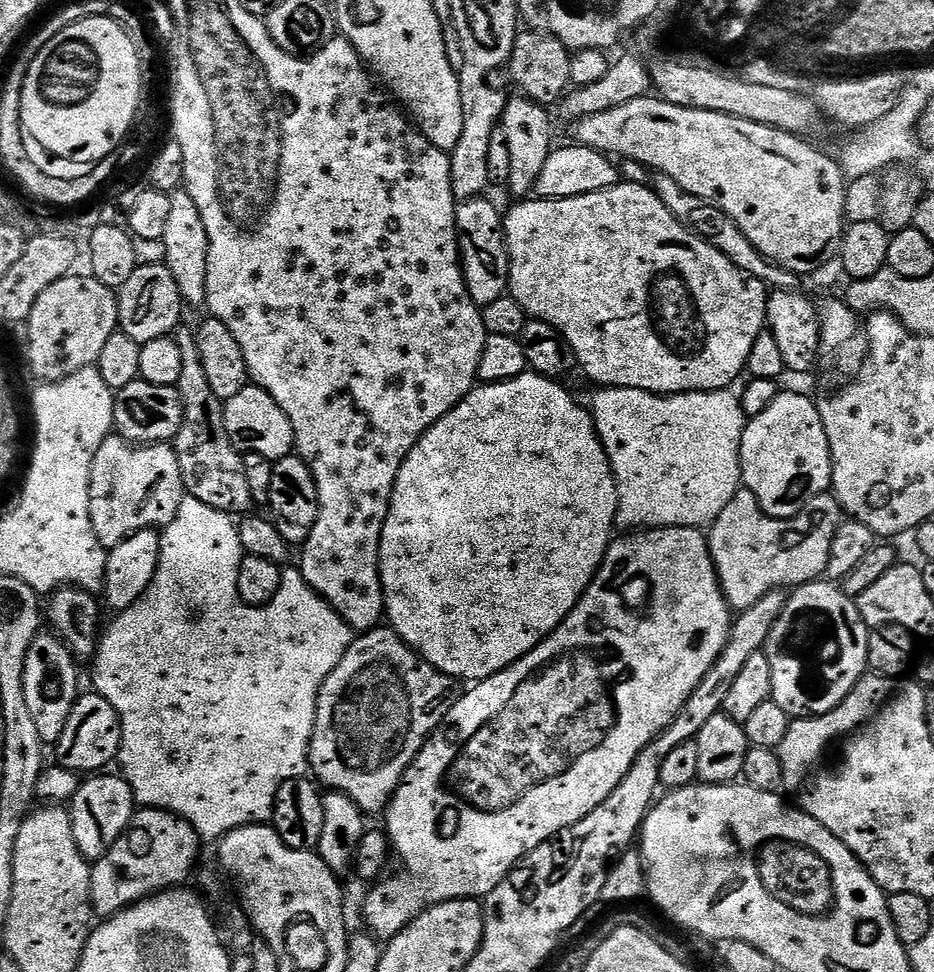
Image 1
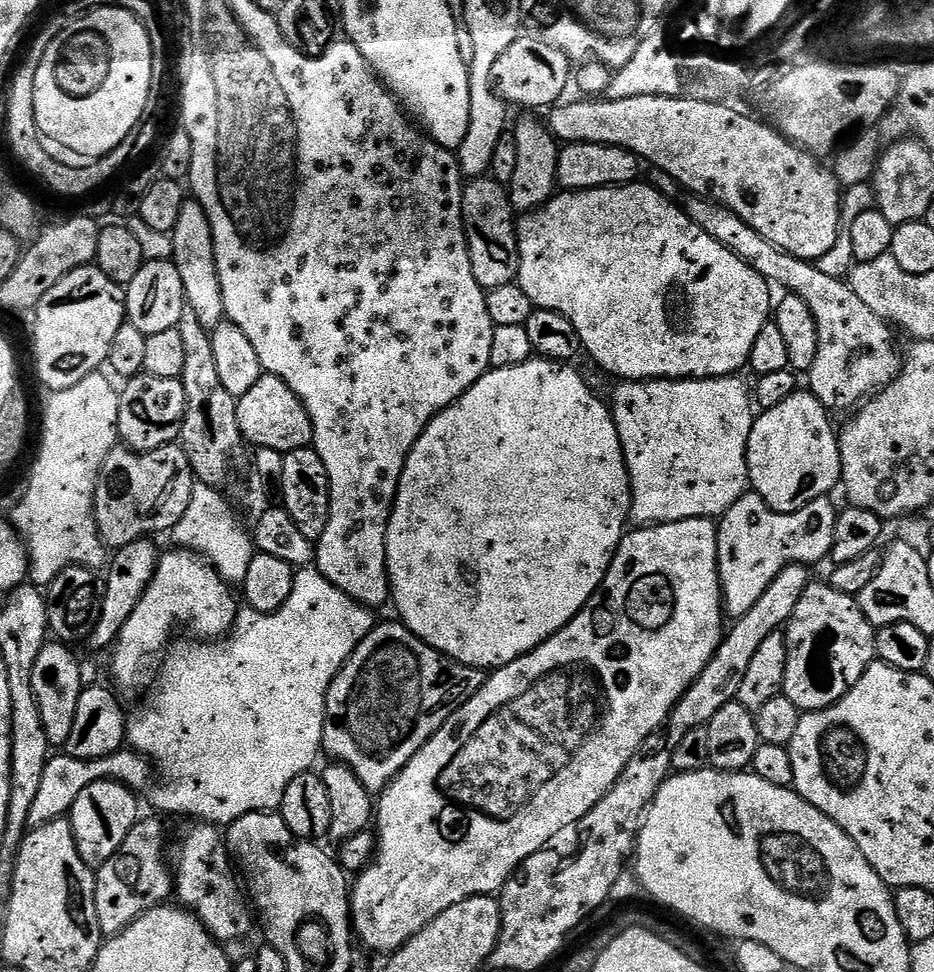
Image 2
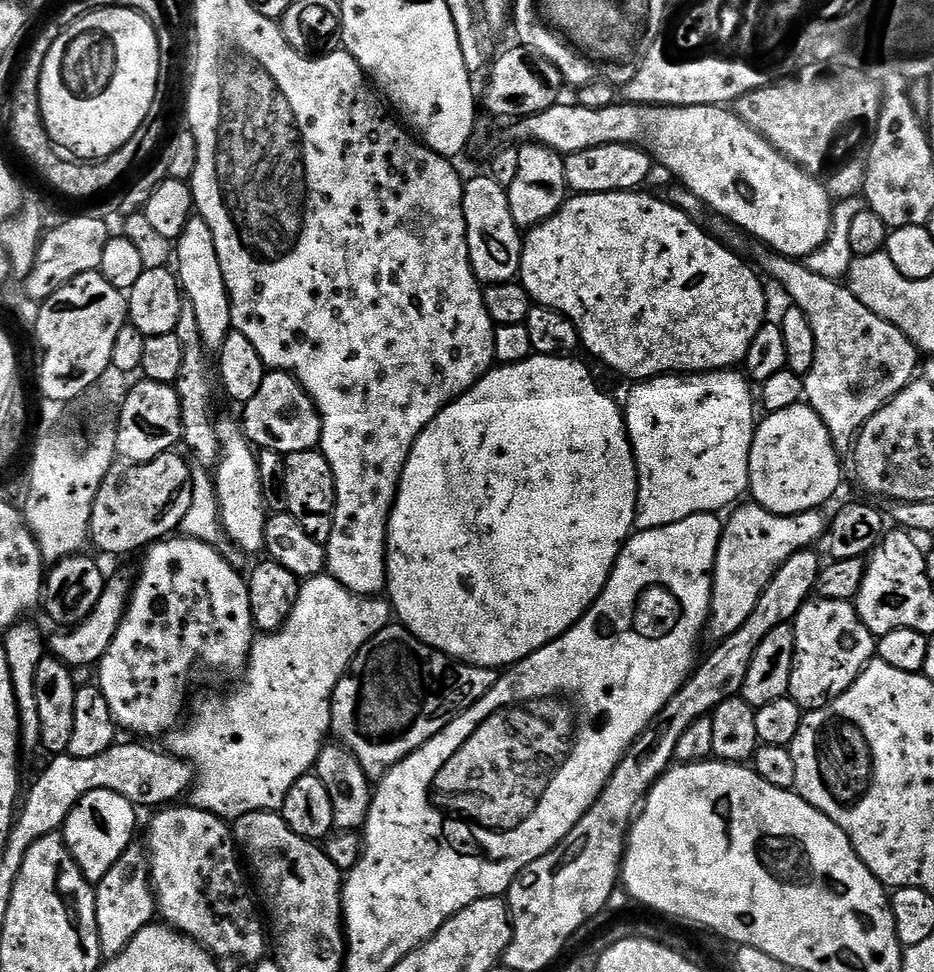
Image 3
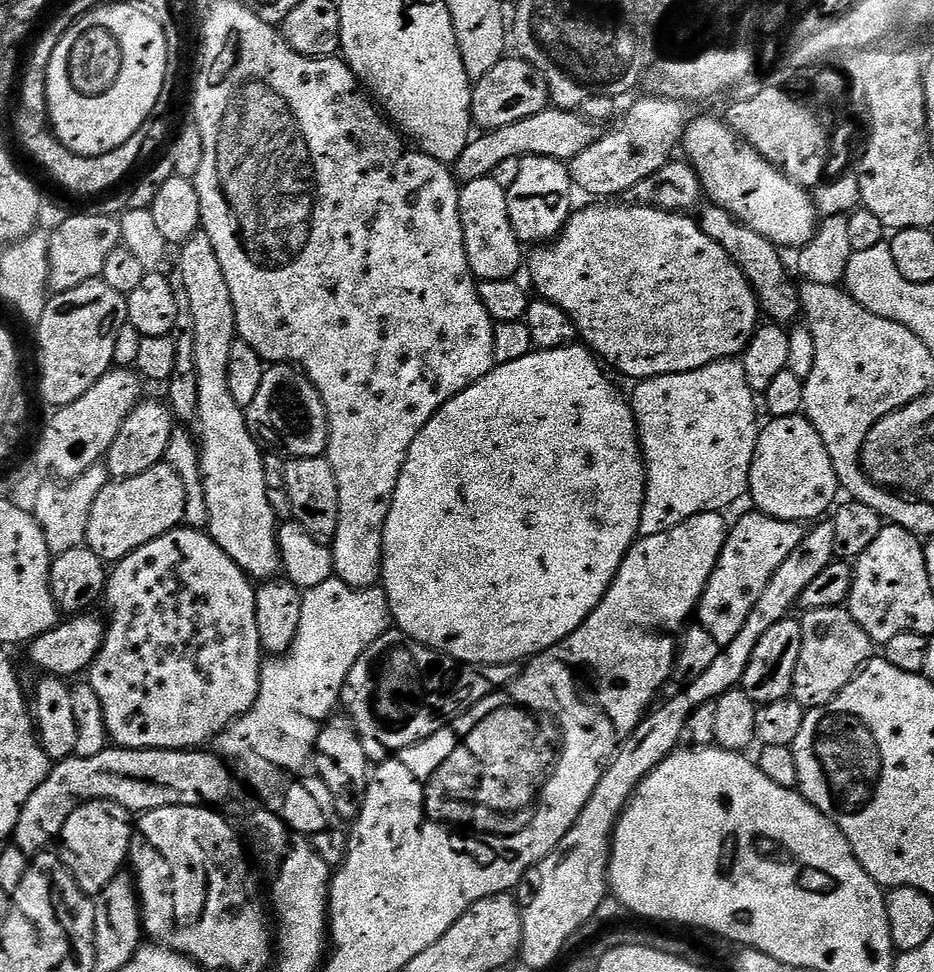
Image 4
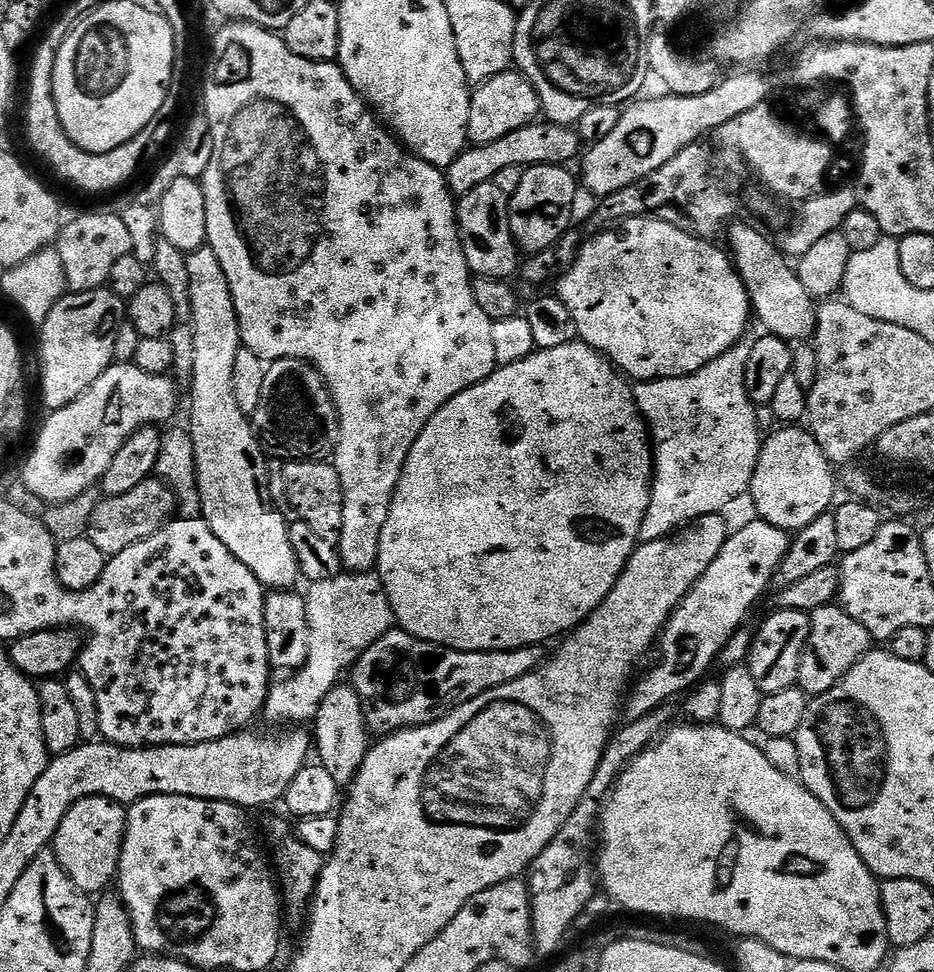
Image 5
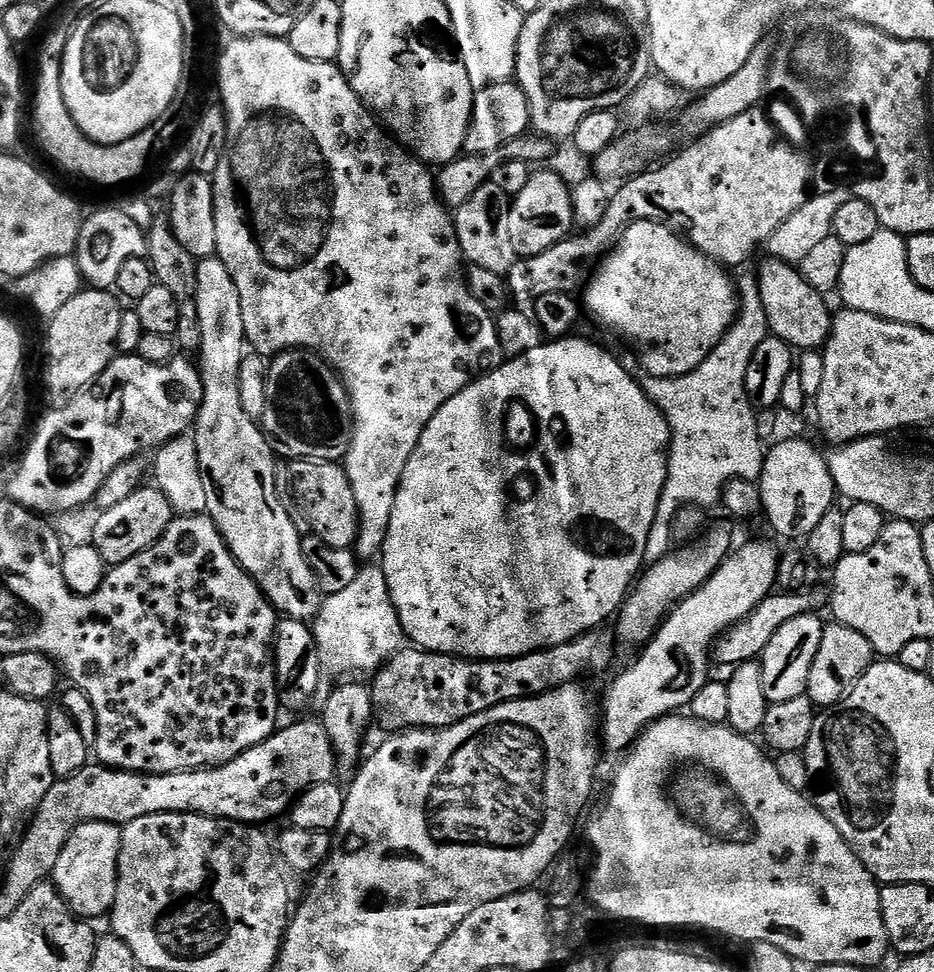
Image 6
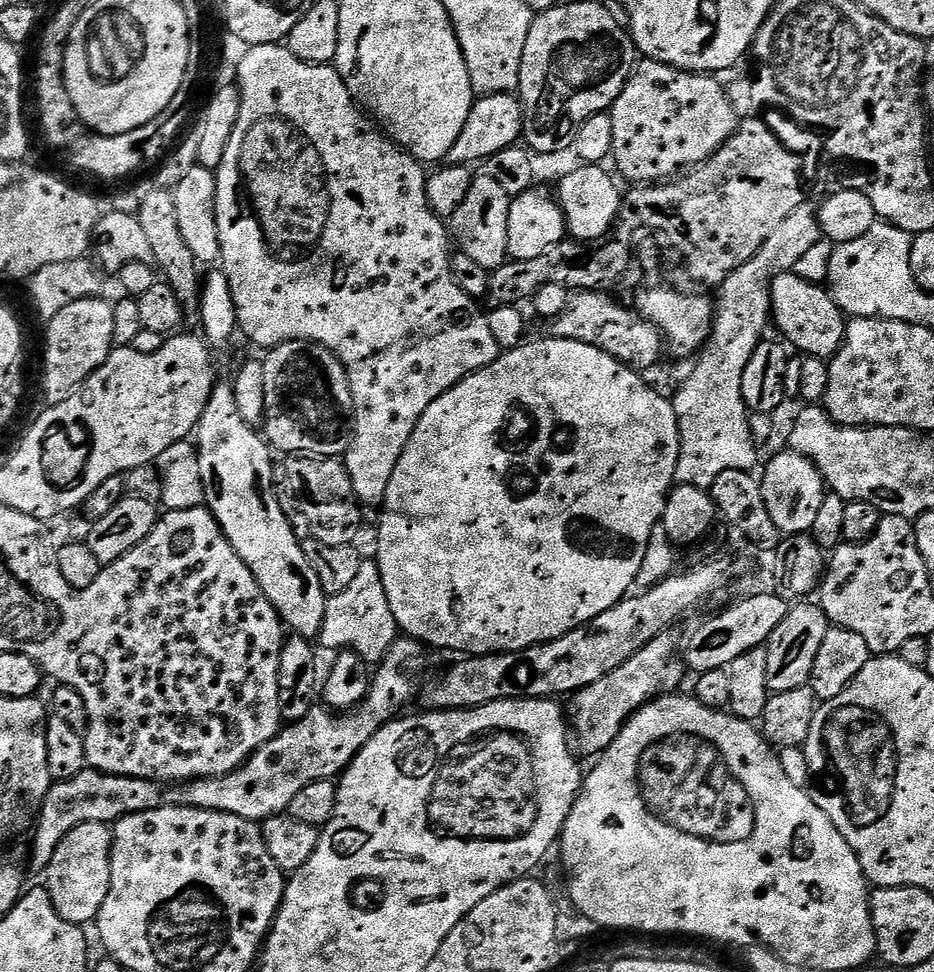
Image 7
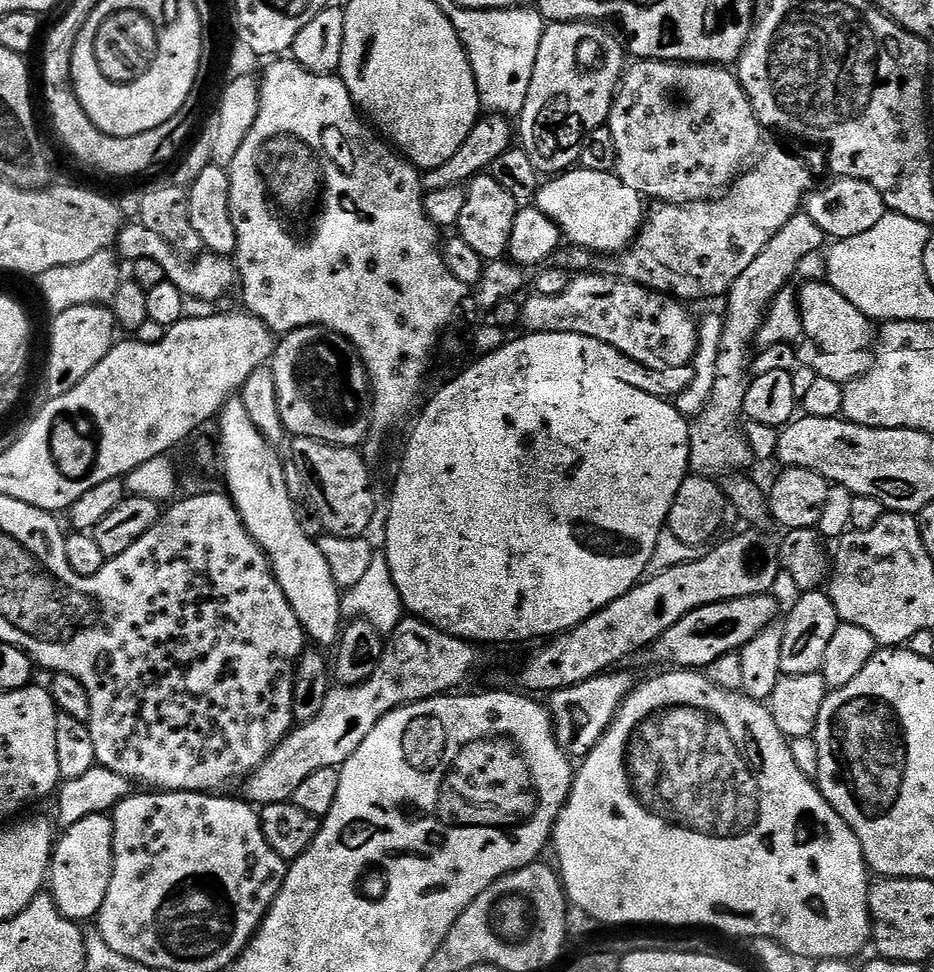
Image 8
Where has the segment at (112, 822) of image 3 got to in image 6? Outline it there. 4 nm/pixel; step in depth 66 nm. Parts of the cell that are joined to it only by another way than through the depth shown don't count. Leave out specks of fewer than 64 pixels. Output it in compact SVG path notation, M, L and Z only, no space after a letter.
M85 820L68 835L67 842L62 846L62 854L58 854L58 862L50 874L50 880L56 891L60 893L60 899L77 917L92 918L88 916L100 916L103 912L104 915L111 913L118 886L121 831L121 825L113 824L110 820Z

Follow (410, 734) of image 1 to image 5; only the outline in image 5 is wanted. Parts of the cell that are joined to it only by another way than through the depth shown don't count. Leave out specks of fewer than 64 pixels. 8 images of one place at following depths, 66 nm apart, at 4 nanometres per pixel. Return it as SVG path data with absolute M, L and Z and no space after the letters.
M393 630L361 654L351 669L350 684L362 702L369 733L383 738L406 728L438 722L463 704L532 675L541 667L540 652L539 647L513 652L459 652L427 644L409 632Z

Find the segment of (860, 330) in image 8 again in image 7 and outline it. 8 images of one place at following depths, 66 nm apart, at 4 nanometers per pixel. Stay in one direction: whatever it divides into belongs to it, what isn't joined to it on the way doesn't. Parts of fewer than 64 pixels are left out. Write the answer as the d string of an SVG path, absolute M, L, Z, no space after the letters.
M780 273L772 282L772 320L794 350L811 359L832 359L844 343L847 319L831 293L823 286L806 282L795 273Z

